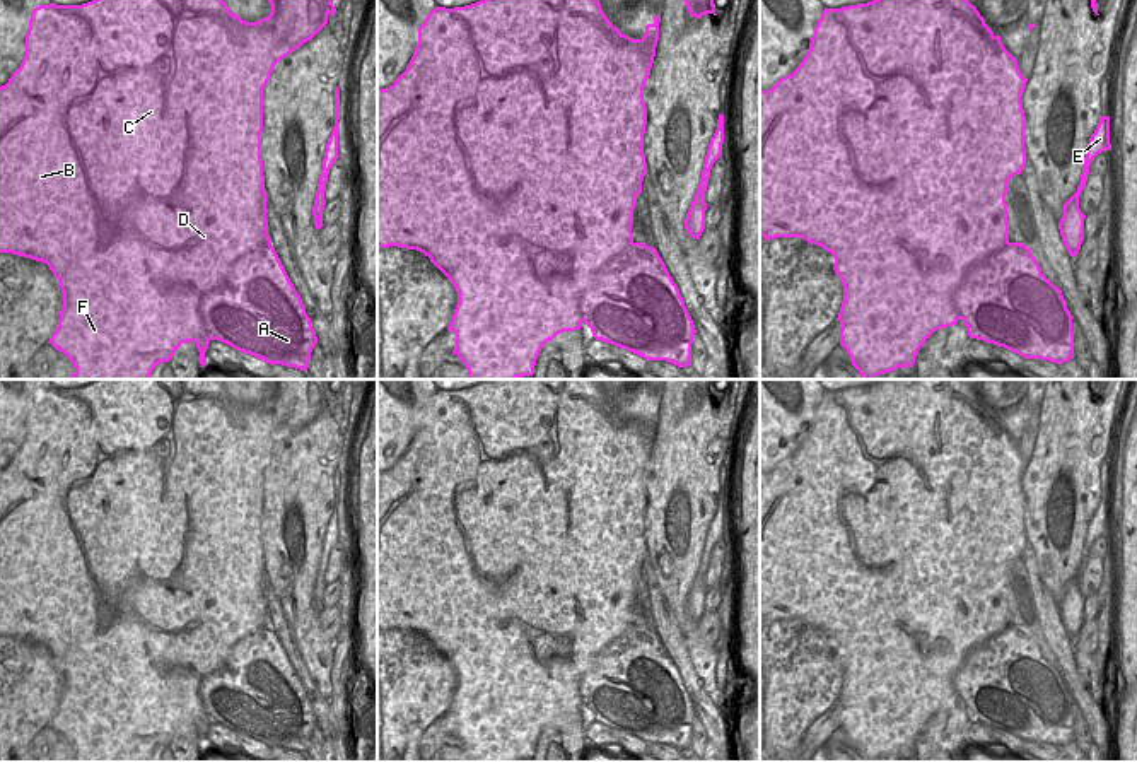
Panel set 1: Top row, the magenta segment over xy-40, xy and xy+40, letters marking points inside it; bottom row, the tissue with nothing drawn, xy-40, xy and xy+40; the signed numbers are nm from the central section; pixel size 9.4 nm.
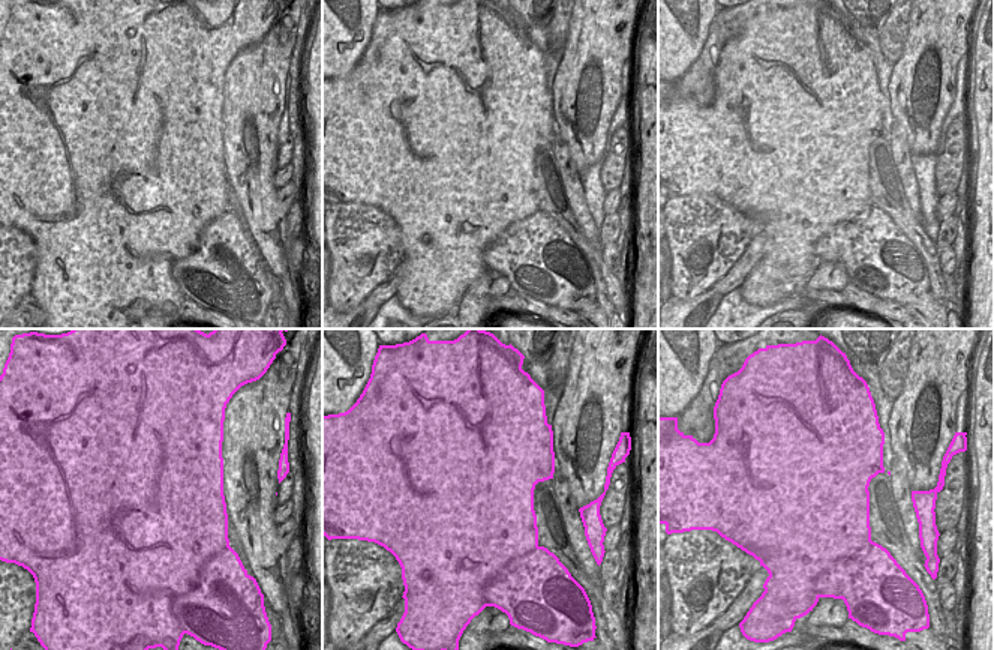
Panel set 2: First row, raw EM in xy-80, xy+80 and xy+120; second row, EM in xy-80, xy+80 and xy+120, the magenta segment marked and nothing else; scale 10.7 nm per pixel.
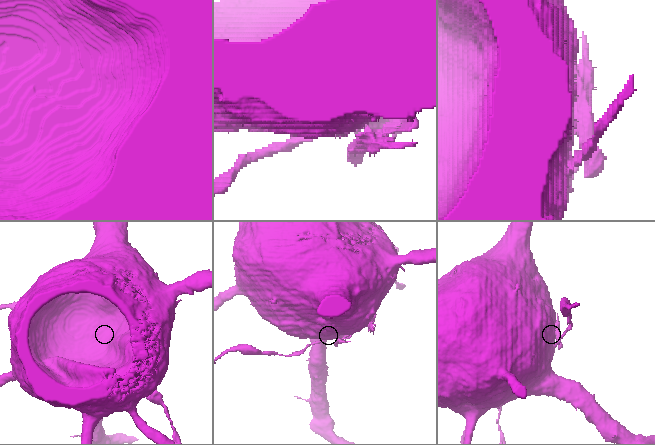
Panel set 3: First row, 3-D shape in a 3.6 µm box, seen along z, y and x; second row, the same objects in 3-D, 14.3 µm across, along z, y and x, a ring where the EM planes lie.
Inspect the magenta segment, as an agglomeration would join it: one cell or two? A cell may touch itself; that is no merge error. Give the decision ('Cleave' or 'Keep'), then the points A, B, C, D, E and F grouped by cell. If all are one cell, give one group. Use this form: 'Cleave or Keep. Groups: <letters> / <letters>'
Cleave. Groups: A E / B C D F.

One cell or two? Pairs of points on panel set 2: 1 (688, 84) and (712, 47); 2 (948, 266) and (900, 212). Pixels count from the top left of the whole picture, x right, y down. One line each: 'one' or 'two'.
1: one
2: two

